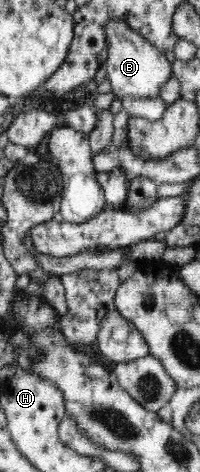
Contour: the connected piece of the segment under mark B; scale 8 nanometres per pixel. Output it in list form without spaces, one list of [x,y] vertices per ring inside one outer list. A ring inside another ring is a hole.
[[[111,17],[105,21],[105,27],[102,28],[105,33],[105,41],[107,41],[107,59],[106,69],[107,77],[111,82],[112,92],[116,97],[123,99],[125,95],[131,97],[159,97],[161,87],[167,83],[168,78],[172,77],[171,62],[167,60],[165,54],[161,53],[148,39],[143,35],[132,30],[124,19],[116,19]]]

